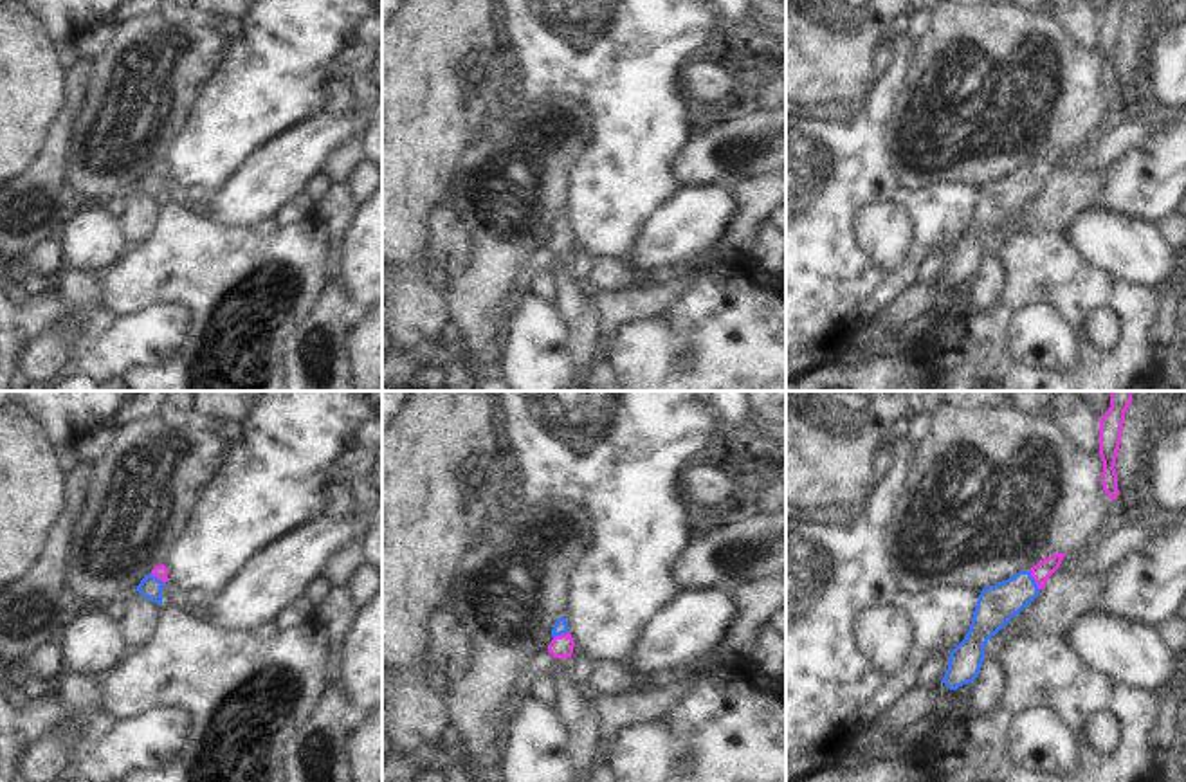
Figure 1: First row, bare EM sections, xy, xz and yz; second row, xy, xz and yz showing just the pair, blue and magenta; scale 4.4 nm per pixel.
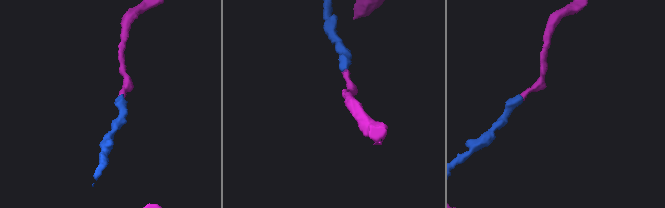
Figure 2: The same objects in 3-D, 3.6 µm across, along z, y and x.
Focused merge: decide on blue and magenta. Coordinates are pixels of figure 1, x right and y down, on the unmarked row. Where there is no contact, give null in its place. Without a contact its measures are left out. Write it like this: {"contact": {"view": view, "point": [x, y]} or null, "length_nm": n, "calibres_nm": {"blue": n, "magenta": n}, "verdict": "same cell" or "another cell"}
{"contact": {"view": "yz", "point": [1033, 177]}, "length_nm": 100, "calibres_nm": {"blue": 180, "magenta": 80}, "verdict": "same cell"}

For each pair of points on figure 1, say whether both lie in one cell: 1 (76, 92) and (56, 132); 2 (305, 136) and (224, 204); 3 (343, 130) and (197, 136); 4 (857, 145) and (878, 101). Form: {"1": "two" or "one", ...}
{"1": "one", "2": "one", "3": "two", "4": "one"}

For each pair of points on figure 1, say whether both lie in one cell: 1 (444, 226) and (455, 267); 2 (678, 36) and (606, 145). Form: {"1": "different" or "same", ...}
{"1": "same", "2": "same"}

